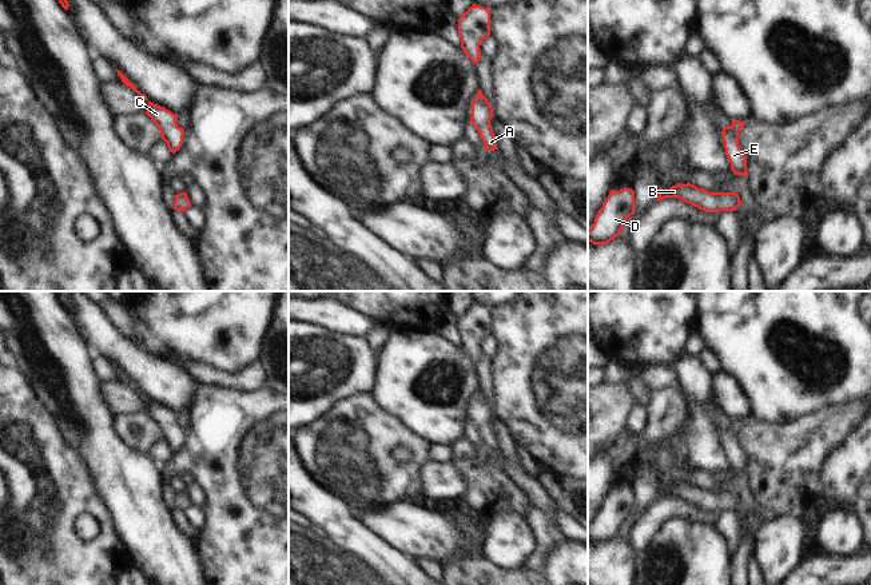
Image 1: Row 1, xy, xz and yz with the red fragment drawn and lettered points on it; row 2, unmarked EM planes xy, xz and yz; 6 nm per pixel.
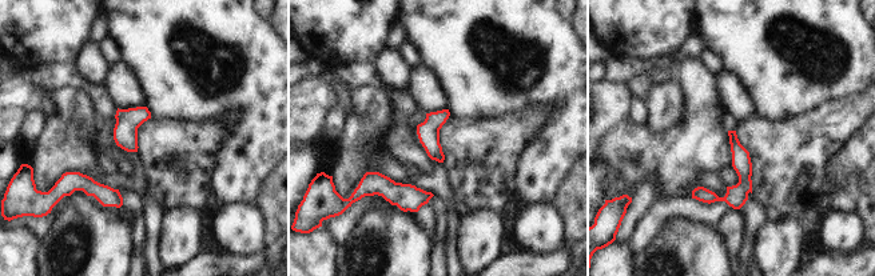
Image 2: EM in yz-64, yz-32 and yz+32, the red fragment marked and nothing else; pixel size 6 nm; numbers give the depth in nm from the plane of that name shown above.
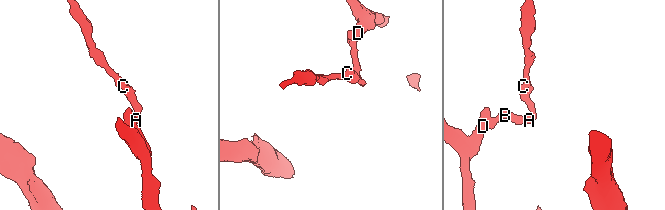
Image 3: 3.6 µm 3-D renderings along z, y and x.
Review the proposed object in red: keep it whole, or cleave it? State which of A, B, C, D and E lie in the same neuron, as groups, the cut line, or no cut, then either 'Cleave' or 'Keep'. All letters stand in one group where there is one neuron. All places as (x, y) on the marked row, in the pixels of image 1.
Groups: A B C D E. No split. Keep.

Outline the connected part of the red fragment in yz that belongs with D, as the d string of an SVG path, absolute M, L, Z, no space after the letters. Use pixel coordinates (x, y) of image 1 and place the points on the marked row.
M632 188L611 190L594 223L588 230L588 242L606 244L620 235L627 219L635 214L635 192Z

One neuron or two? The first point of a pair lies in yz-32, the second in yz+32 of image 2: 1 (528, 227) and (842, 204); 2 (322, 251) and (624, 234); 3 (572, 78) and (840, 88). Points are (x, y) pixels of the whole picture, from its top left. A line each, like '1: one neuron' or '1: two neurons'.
1: two neurons
2: two neurons
3: one neuron

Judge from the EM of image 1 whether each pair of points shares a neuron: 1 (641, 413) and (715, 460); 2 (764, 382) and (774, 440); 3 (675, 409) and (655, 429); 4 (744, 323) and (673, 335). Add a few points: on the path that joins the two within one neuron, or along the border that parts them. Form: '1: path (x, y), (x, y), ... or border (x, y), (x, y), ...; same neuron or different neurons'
1: border (627, 426), (632, 430), (644, 432); different neurons
2: border (752, 416), (772, 424), (802, 418); different neurons
3: path (669, 414), (660, 424); same neuron
4: border (698, 305), (695, 327); different neurons

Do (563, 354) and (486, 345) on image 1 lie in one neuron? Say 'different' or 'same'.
different

